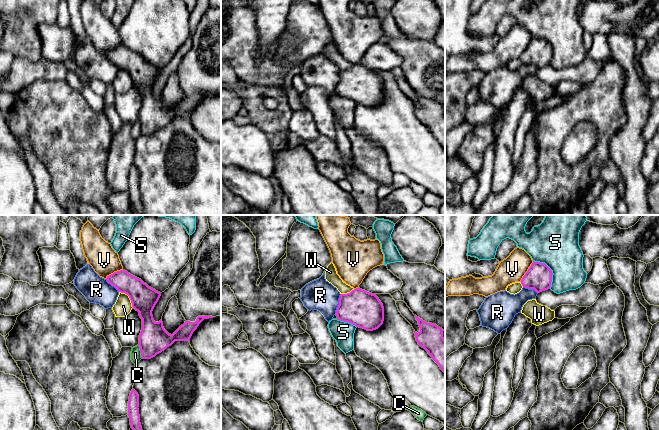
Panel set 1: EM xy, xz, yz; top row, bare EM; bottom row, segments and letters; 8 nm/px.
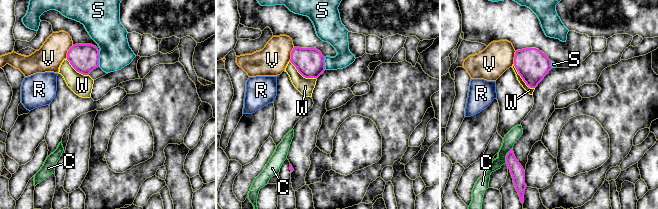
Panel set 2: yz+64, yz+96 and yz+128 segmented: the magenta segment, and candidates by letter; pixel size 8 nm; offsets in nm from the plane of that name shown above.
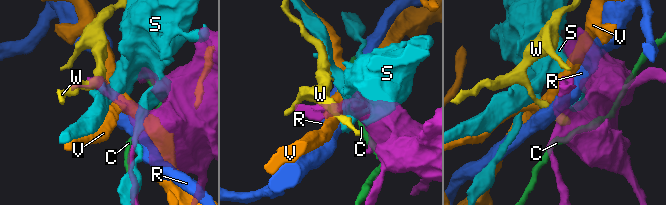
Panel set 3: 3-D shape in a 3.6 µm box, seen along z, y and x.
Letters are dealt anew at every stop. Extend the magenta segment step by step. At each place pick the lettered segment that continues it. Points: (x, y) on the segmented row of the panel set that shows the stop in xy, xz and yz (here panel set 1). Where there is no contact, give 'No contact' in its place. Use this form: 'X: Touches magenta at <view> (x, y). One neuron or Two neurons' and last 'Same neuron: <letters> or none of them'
C: Touches magenta at xy (141, 352). Two neurons
R: Touches magenta at xz (339, 304). Two neurons
S: Touches magenta at yz (551, 270). Two neurons
V: Touches magenta at yz (527, 271). Two neurons
W: Touches magenta at xy (129, 297). Two neurons
Same neuron: none of them

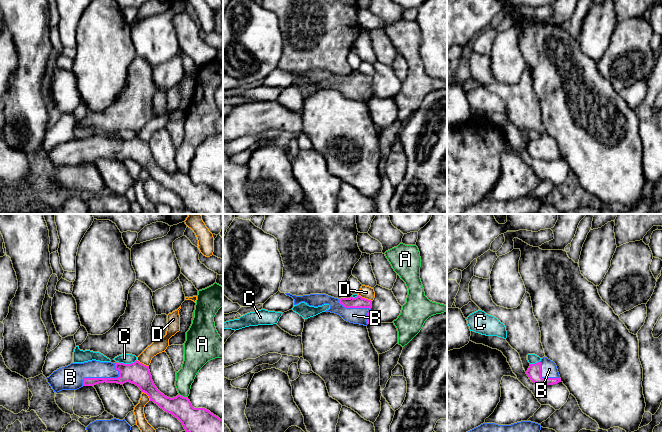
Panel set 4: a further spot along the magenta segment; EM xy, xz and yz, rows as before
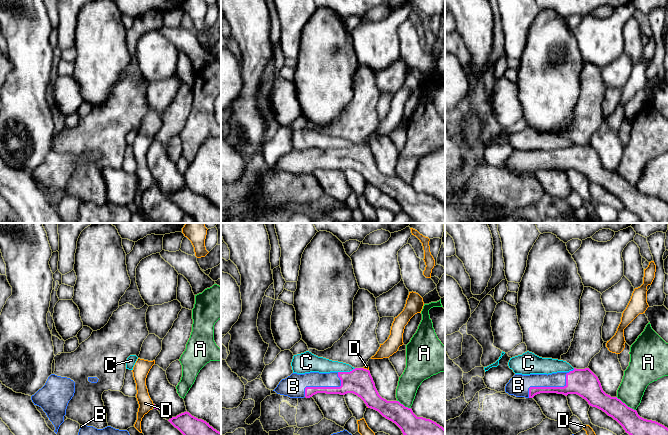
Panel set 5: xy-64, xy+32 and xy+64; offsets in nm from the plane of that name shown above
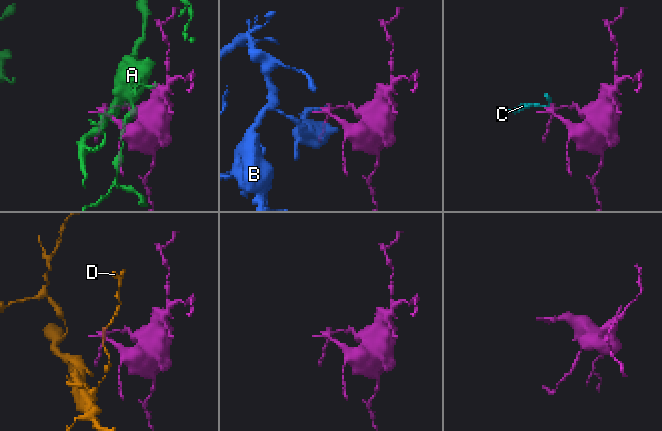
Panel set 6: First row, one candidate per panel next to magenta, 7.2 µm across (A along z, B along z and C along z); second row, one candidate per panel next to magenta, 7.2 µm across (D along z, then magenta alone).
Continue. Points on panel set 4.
A: Touches magenta at xy (182, 396). Two neurons
B: Touches magenta at xy (104, 378). One neuron
C: Touches magenta at xy (127, 364). Two neurons
D: Touches magenta at xz (364, 298). Two neurons
Same neuron: B

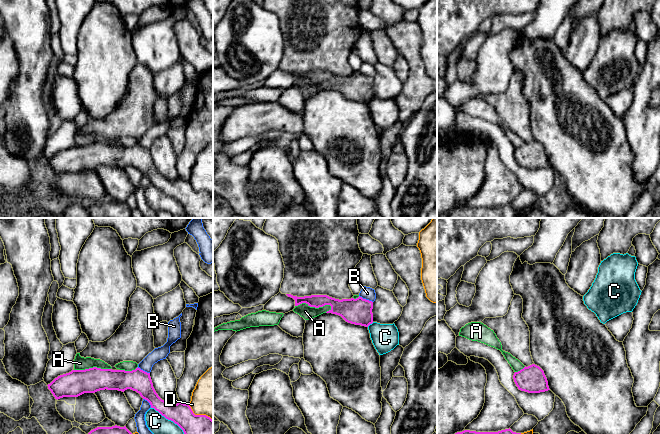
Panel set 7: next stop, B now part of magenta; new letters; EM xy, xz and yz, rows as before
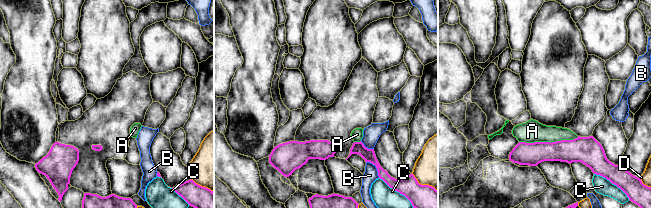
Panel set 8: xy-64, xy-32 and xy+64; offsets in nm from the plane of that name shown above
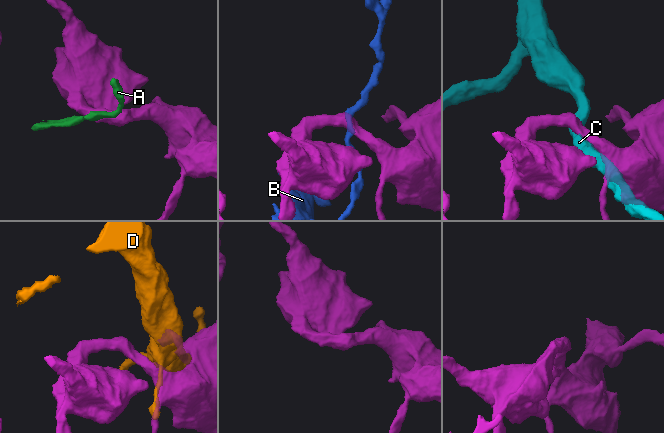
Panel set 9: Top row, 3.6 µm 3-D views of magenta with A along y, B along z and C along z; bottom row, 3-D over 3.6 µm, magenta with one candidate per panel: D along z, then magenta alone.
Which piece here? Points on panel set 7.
A: Touches magenta at xz (314, 306). Two neurons
B: Touches magenta at xz (365, 299). Two neurons
C: Touches magenta at xy (168, 419). Two neurons
D: Touches magenta at xy (199, 415). Two neurons
Same neuron: none of them

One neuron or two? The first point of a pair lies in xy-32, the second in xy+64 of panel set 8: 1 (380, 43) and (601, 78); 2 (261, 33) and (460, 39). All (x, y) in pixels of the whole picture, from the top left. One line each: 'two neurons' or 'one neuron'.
1: two neurons
2: two neurons

